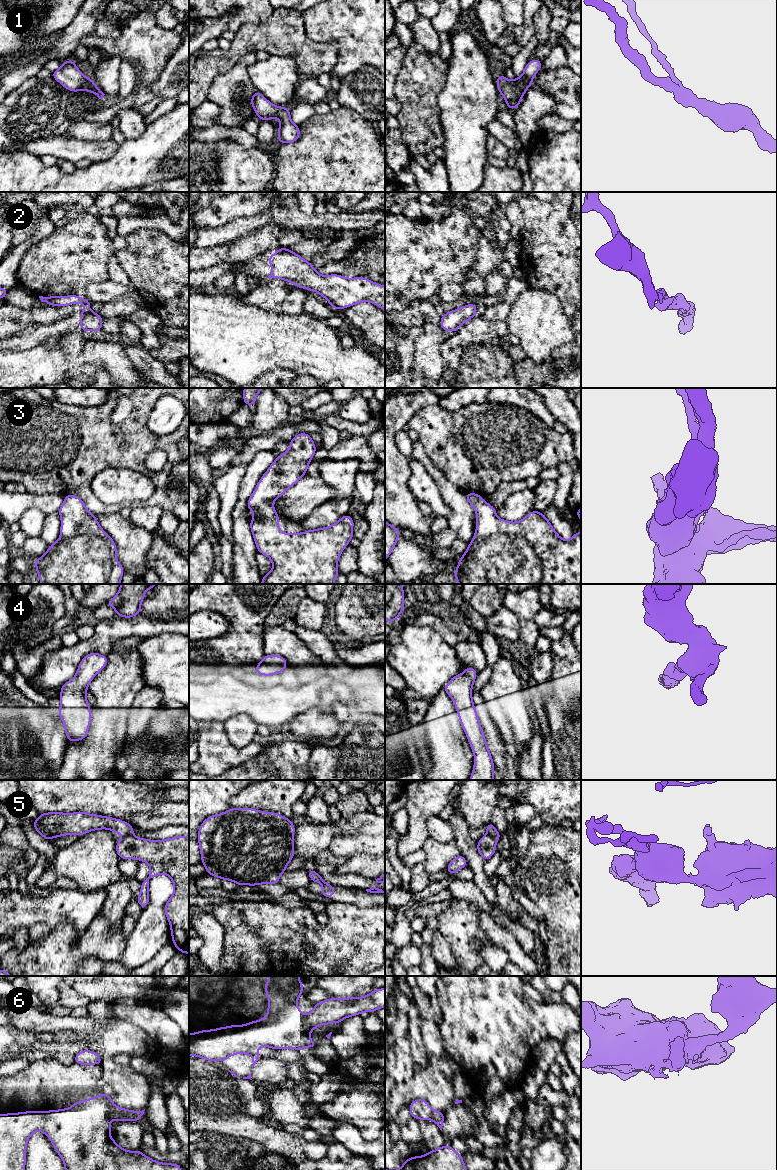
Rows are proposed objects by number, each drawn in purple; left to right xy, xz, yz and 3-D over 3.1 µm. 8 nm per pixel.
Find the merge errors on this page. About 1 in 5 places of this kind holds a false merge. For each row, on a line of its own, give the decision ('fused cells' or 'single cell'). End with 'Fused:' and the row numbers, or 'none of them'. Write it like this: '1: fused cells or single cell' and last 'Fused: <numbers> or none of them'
1: single cell
2: fused cells
3: single cell
4: single cell
5: fused cells
6: fused cells
Fused: 2, 5, 6

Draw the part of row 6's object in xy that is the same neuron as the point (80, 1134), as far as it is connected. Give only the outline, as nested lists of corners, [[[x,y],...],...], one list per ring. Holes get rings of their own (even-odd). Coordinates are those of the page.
[[[101,1092],[97,1097],[73,1102],[70,1108],[0,1114],[0,1170],[25,1170],[27,1141],[36,1131],[43,1132],[49,1137],[54,1149],[63,1160],[65,1170],[183,1170],[179,1164],[154,1161],[141,1150],[127,1151],[120,1147],[110,1135],[110,1120],[139,1122],[145,1109],[134,1114],[131,1110],[115,1113],[109,1109],[110,1105],[111,1101]]]

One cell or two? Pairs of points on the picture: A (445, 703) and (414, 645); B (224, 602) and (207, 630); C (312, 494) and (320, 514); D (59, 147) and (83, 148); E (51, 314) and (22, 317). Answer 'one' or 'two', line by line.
A: two
B: two
C: two
D: one
E: one

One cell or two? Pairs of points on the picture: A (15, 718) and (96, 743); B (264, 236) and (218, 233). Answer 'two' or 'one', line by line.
A: two
B: two

